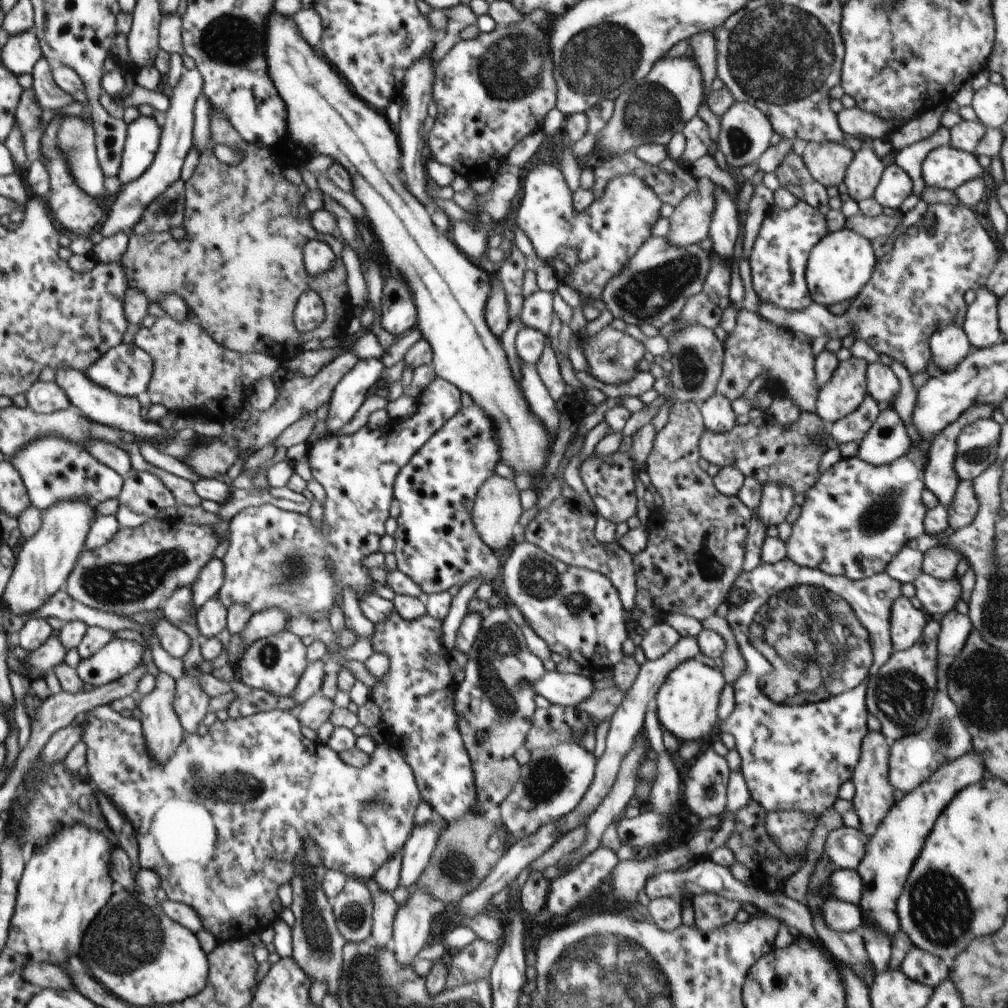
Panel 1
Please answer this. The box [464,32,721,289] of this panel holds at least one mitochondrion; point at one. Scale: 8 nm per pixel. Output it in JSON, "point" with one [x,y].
{"point":[652,110]}

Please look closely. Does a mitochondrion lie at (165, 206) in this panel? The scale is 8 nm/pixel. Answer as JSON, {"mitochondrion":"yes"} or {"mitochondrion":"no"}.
{"mitochondrion":"yes"}

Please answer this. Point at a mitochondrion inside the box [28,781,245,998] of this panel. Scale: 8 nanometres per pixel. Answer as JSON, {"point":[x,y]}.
{"point":[126,941]}

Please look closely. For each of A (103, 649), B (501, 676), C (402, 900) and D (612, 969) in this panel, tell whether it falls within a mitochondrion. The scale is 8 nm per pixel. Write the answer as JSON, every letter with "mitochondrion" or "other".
{"A":"other","B":"mitochondrion","C":"other","D":"mitochondrion"}

